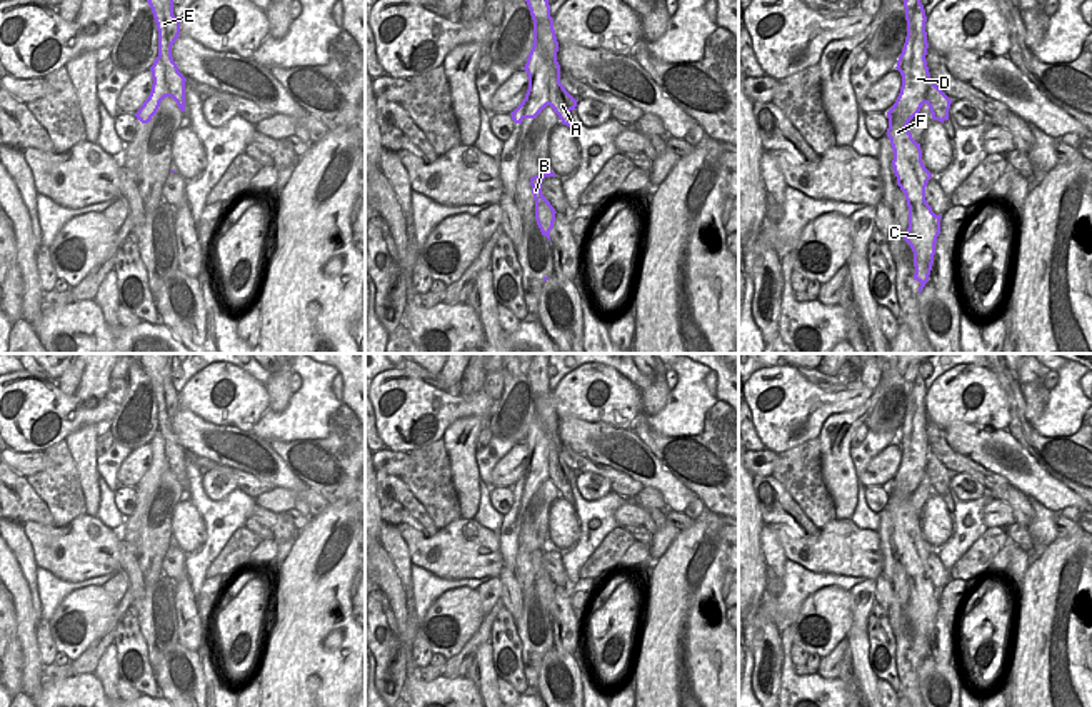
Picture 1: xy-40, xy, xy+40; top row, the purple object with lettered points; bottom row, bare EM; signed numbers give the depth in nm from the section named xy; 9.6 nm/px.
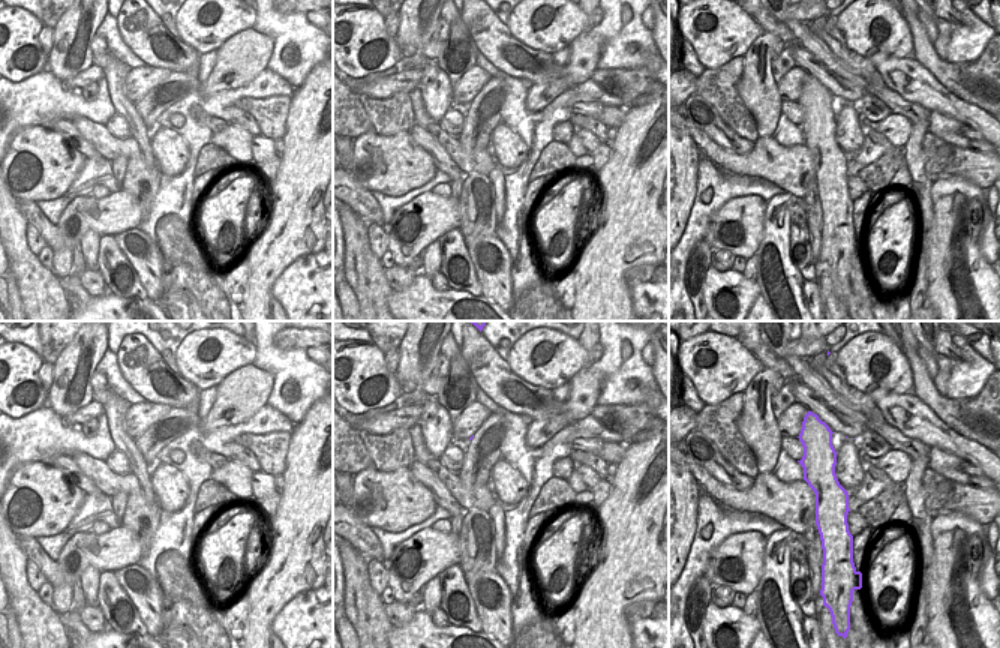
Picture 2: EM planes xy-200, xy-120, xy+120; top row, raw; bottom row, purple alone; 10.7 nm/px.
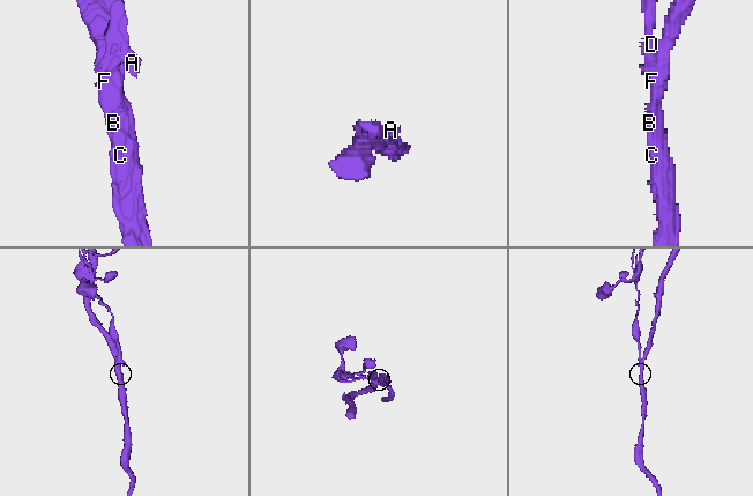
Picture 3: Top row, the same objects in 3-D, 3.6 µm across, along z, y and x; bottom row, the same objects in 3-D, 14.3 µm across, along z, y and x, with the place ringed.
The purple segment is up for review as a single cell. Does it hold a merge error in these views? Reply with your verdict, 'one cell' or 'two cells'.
two cells

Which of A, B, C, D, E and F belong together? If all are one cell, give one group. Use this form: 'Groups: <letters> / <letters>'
Groups: A D E / B C F

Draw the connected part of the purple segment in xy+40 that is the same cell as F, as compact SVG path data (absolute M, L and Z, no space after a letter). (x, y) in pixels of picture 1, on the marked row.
M894 107L887 112L887 137L894 150L892 167L897 185L904 192L909 207L909 228L904 240L914 252L914 280L920 283L920 293L932 270L942 215L935 215L925 200L925 187L932 173L922 162L920 143L907 130L909 123L900 123L899 115L894 115L892 110Z

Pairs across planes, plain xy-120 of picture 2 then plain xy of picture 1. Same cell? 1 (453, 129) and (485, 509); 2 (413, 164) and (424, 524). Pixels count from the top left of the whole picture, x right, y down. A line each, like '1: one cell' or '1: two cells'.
1: two cells
2: two cells

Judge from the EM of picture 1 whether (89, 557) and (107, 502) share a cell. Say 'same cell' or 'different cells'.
different cells

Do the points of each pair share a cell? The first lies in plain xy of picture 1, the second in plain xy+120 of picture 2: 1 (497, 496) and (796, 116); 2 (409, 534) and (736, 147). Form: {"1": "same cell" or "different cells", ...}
{"1": "same cell", "2": "different cells"}

